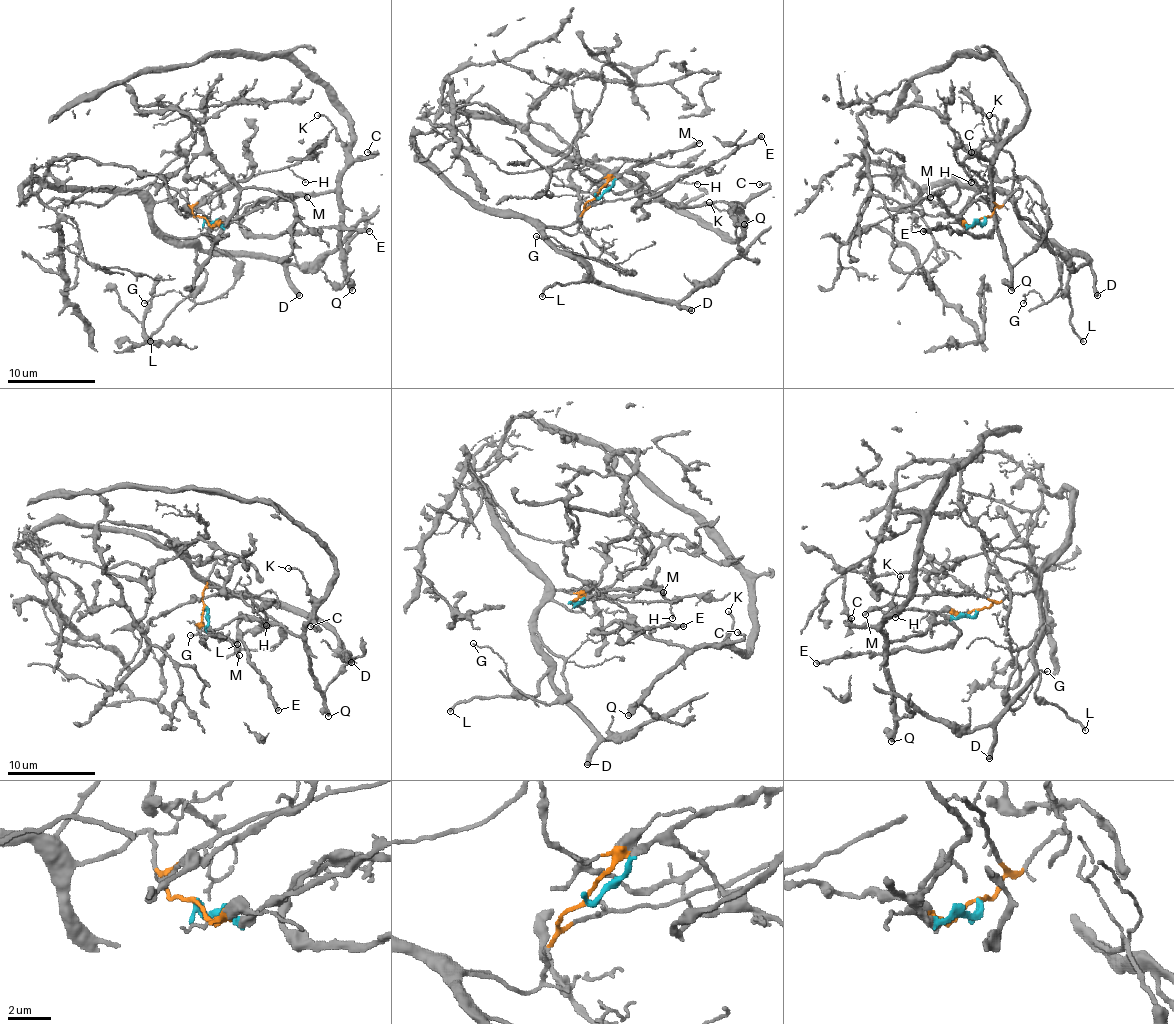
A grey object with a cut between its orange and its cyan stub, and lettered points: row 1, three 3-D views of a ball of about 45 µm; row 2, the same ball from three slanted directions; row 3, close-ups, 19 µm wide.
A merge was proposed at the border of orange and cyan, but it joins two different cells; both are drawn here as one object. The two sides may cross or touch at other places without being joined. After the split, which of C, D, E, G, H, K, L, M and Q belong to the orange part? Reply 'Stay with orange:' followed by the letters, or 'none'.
Stay with orange: D, G, H, L

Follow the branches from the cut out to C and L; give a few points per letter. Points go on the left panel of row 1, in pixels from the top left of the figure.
C: (204, 218), (208, 222), (226, 225), (237, 220), (257, 200), (330, 191), (350, 165), (377, 154), (368, 151)
L: (204, 218), (193, 213), (182, 189), (153, 205), (153, 222), (191, 244), (206, 280), (151, 342)

